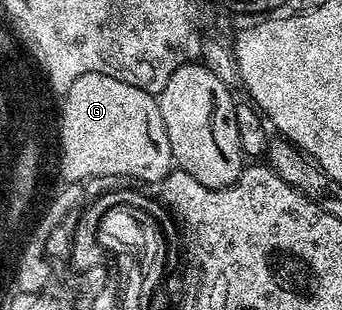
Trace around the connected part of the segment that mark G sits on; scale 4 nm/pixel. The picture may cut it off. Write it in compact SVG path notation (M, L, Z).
M111 74L80 76L68 88L67 94L62 136L65 142L64 165L70 178L78 178L83 183L92 177L118 176L123 180L139 178L142 182L158 184L170 173L175 161L155 95L124 80L116 80Z

